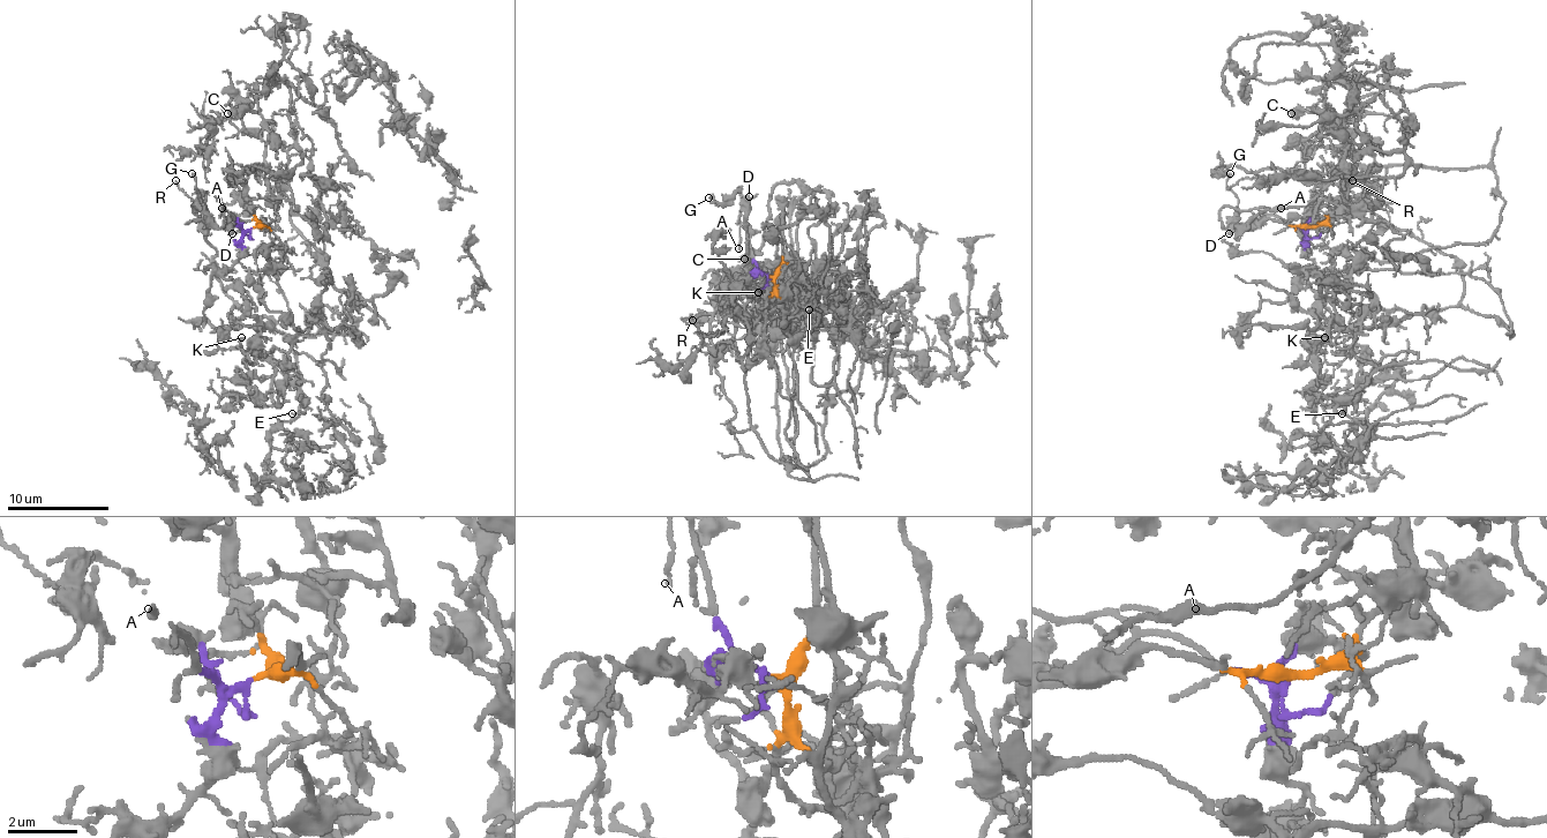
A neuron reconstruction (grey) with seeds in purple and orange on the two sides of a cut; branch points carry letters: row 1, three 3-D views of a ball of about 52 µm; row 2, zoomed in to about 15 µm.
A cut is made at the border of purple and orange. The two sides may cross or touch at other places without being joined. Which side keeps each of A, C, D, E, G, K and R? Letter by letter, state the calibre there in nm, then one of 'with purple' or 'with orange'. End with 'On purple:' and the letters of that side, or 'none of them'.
A: 130 nm thick; with purple
C: 440 nm thick; with orange
D: 500 nm thick; with purple
E: 80 nm thick; with orange
G: 150 nm thick; with purple
K: 150 nm thick; with orange
R: 140 nm thick; with orange
On purple: A, D, G

